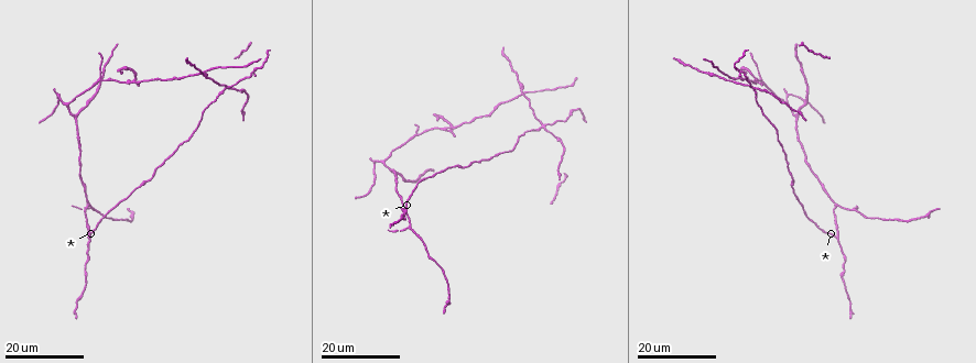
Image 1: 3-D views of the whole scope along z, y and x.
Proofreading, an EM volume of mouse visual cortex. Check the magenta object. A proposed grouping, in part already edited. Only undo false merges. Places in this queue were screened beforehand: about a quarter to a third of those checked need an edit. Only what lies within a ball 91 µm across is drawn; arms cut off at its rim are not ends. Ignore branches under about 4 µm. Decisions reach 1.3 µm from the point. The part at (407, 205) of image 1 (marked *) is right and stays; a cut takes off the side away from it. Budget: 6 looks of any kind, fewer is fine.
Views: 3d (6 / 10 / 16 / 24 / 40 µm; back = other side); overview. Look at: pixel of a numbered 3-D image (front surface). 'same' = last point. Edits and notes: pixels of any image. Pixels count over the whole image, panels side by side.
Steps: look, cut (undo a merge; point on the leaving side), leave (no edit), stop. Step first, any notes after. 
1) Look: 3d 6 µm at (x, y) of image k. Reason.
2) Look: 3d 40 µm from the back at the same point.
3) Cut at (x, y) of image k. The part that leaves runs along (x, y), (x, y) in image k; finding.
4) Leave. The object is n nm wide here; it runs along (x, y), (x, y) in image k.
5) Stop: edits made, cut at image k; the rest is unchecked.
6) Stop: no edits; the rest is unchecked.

Look: 3d 16 µm at (837, 235) of image 1.

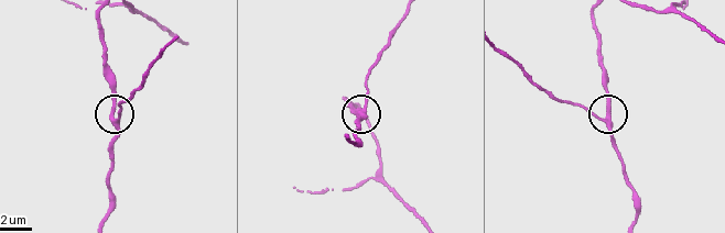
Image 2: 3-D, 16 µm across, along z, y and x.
Look: 3d 10 µm at (357, 113) of image 2.

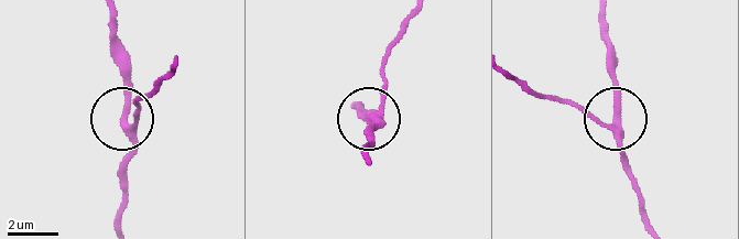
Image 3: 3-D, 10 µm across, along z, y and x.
Leave. The object is 250 nm wide here; it runs along (384, 79), (382, 102), (371, 116), (378, 122), (371, 139) in image 3; one neuron here.

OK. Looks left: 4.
Look: 3d 24 µm at (100, 78) of image 1. Three arms meet.

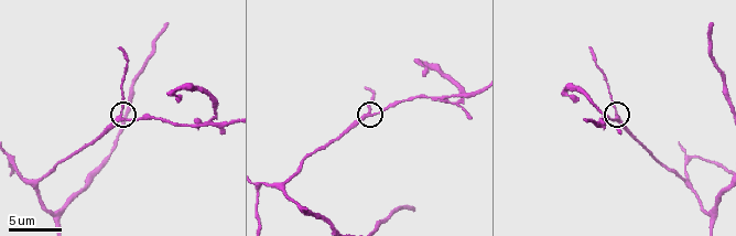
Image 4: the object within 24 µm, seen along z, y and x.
Look: 3d 6 µm at (120, 118) of image 4.

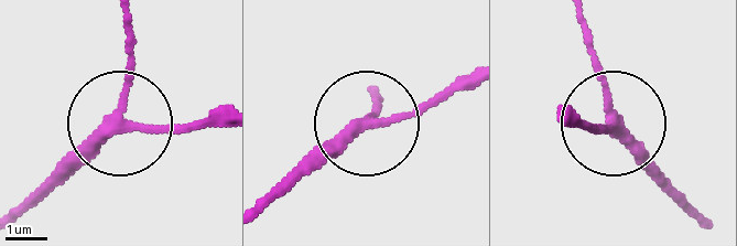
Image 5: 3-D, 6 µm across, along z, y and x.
Leave. 3 arms meet here; it runs along (703, 218), (615, 113), (583, 18) in image 5; one neuron here.

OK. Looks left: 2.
Look: 3d 6 µm at (52, 215) of image 4. Side arm on a straight run.

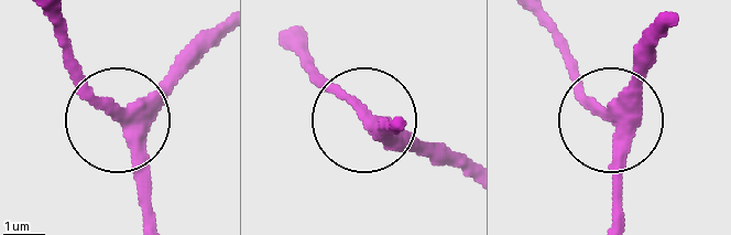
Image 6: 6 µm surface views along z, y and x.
Leave. The object is 300 nm wide here; it runs along (146, 216), (146, 164), (122, 121), (185, 52) in image 6; all the same neuron.

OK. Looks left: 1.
Stop: no edits; the rest is unchecked.

